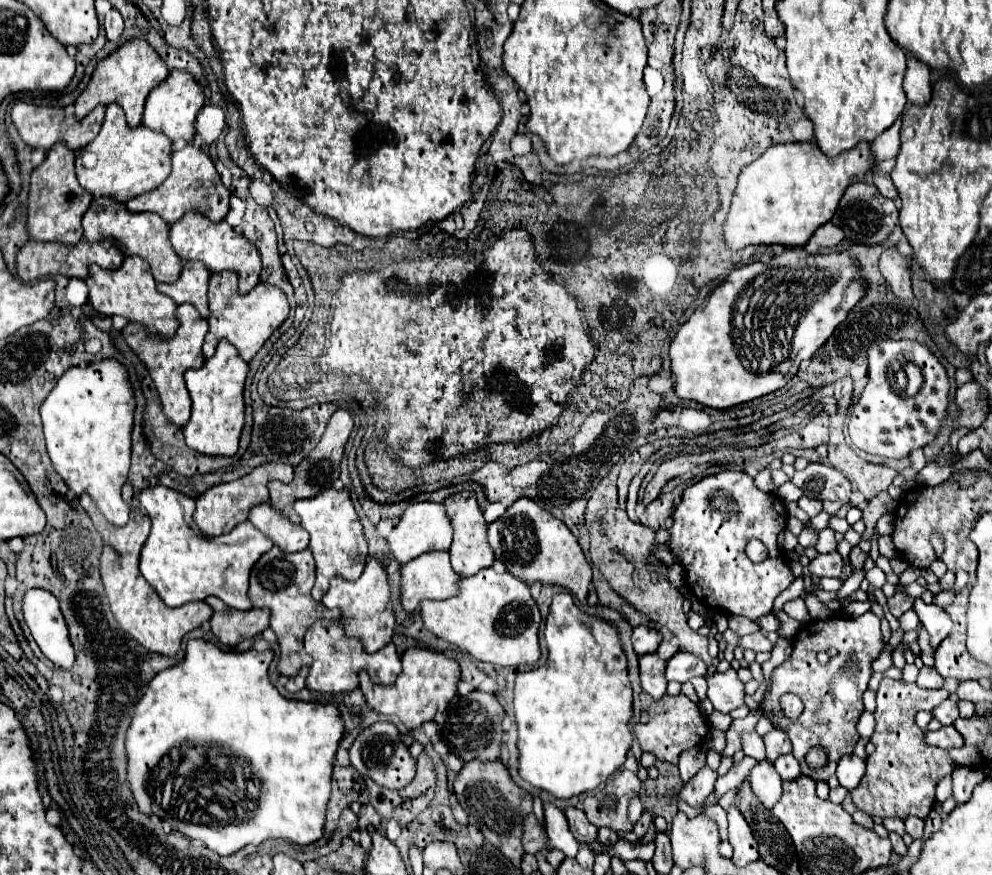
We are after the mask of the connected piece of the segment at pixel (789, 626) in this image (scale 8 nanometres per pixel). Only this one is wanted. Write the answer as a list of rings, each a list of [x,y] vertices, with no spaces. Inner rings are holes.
[[[783,610],[776,612],[775,616],[781,621],[781,626],[778,629],[781,637],[793,638],[802,627],[800,622],[790,618]]]

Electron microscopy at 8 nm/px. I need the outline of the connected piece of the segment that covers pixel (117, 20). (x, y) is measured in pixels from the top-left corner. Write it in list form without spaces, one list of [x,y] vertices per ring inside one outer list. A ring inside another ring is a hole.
[[[111,9],[105,15],[103,25],[105,25],[105,31],[107,31],[107,39],[109,41],[117,41],[121,37],[121,33],[123,33],[123,17],[121,17],[121,13],[117,9]]]

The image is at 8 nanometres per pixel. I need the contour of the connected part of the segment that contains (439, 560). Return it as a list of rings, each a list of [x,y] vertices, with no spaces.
[[[431,551],[423,553],[421,557],[405,563],[401,567],[401,583],[403,583],[403,593],[401,601],[409,613],[415,613],[417,605],[423,599],[447,599],[453,597],[453,593],[459,589],[459,575],[451,569],[449,561],[449,551]]]

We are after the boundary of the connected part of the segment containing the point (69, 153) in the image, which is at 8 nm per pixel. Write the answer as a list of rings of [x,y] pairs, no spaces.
[[[55,145],[47,151],[47,159],[31,175],[29,219],[27,229],[35,241],[55,241],[75,245],[83,239],[81,217],[91,205],[91,195],[79,185],[75,175],[75,151],[67,145]]]

